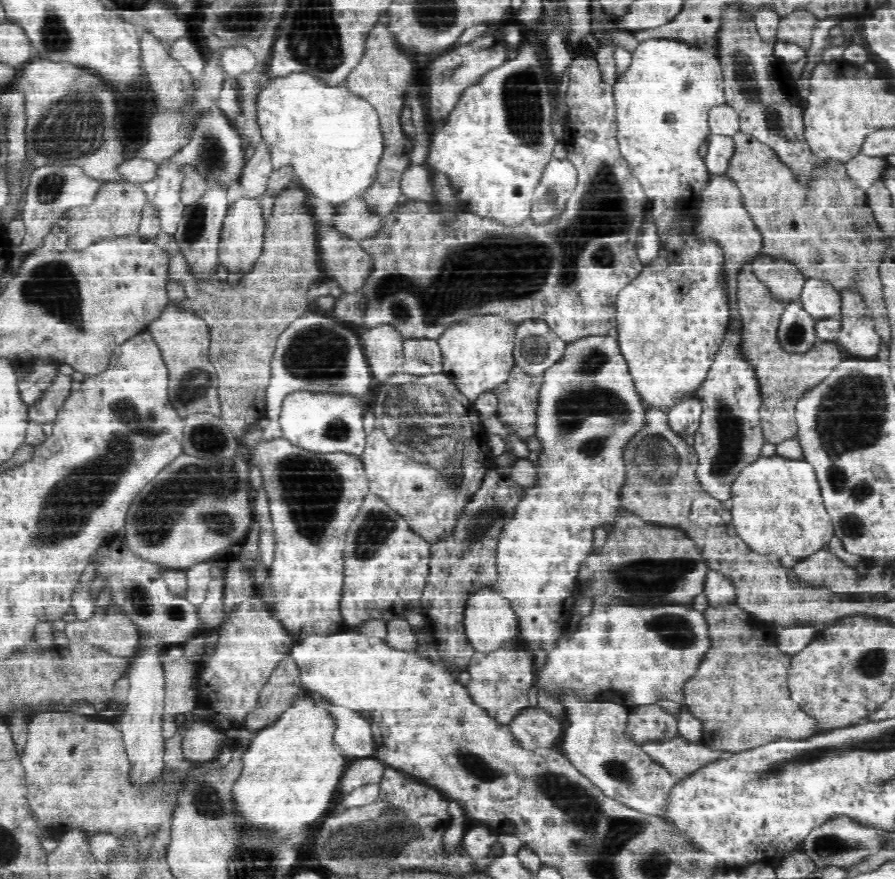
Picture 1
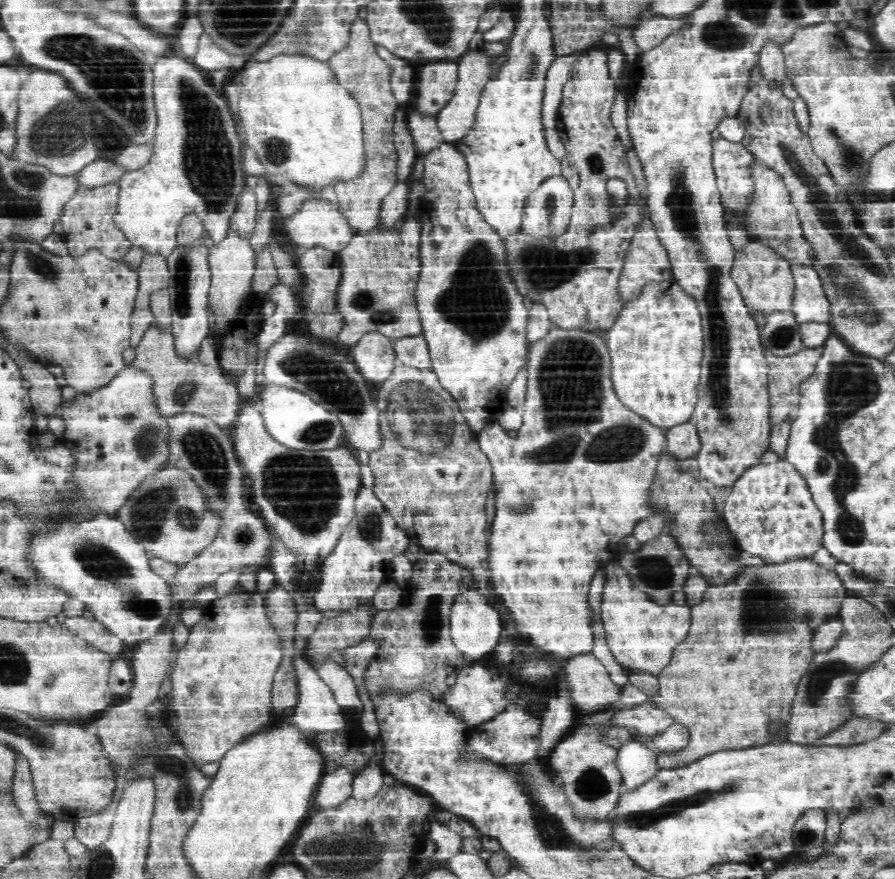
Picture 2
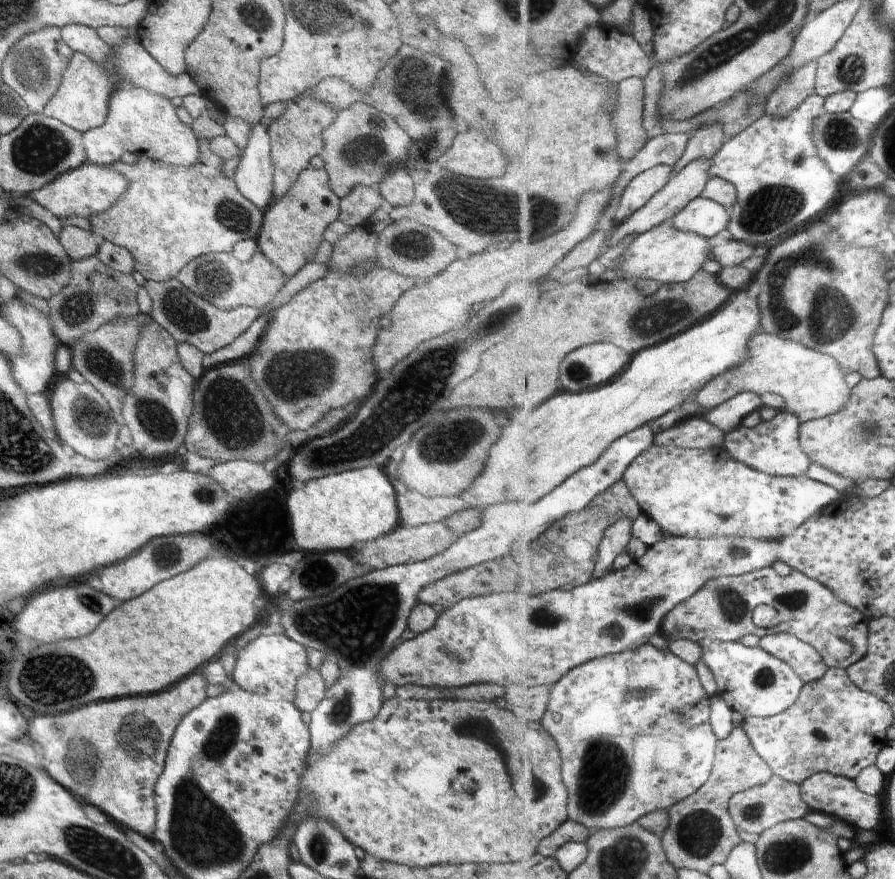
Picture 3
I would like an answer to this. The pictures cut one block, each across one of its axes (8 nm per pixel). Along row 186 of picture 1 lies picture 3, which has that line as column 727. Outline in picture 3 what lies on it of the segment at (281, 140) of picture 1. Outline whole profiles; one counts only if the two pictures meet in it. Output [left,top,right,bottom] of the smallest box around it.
[458,290,763,509]

